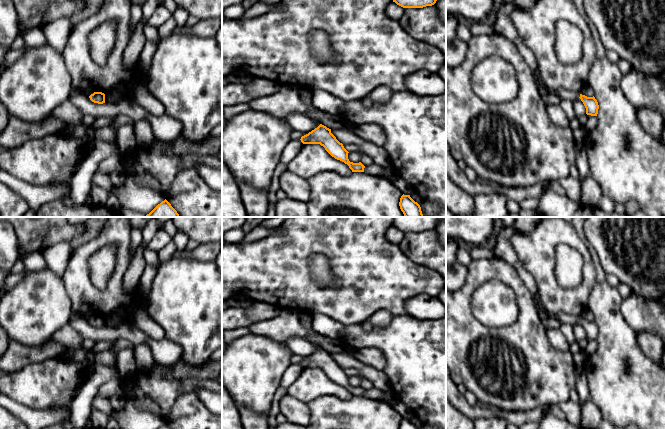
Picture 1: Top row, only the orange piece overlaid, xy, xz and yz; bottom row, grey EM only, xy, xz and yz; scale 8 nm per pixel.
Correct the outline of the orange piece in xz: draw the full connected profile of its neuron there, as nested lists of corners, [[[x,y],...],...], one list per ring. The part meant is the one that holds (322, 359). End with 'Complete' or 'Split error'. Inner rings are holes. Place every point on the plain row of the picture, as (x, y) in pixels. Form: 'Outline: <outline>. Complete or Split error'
Outline: [[[320,348],[317,352],[302,360],[300,364],[303,368],[320,368],[332,381],[347,388],[352,396],[364,396],[365,390],[361,386],[353,387],[349,385],[349,376],[331,357],[331,353],[326,350]]]. Complete

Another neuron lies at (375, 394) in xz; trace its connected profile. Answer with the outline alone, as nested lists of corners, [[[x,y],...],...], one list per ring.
[[[373,387],[371,389],[365,390],[364,397],[370,398],[372,400],[385,401],[386,398],[395,397],[395,396],[392,389],[388,391],[382,391]]]

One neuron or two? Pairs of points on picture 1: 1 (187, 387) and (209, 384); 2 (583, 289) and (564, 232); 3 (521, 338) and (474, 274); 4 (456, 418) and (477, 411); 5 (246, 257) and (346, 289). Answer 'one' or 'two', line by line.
1: one
2: one
3: one
4: two
5: one

